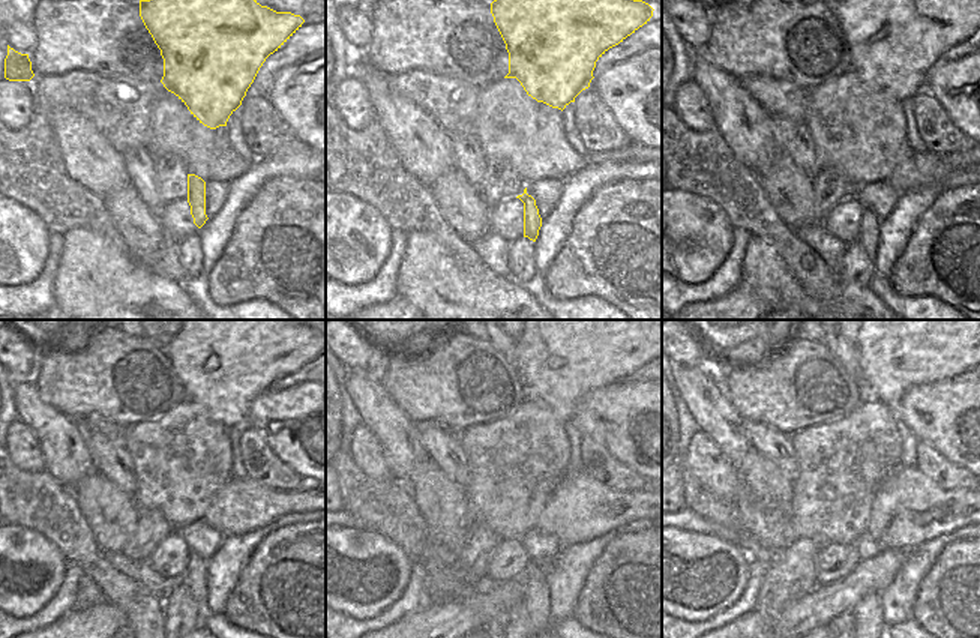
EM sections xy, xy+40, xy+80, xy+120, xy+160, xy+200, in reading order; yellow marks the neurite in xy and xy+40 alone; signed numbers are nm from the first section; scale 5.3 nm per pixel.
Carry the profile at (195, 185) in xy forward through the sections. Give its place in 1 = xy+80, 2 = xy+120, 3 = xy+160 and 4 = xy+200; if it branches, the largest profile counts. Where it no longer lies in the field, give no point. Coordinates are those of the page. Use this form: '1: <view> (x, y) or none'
1: xy+80 (868, 237)
2: xy+120 (194, 577)
3: xy+160 (535, 589)
4: xy+200 (868, 613)

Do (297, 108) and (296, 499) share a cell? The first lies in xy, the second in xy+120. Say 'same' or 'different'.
different

